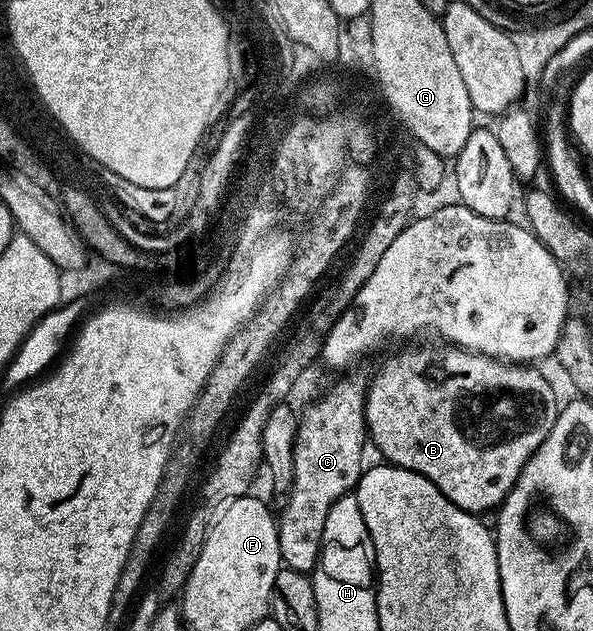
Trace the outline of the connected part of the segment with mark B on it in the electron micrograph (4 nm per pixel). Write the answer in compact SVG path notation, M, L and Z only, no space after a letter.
M438 345L419 346L416 350L407 350L404 354L397 355L392 362L385 363L375 376L373 374L367 388L365 413L369 442L387 457L384 459L390 465L400 466L425 476L448 500L457 504L457 508L468 510L470 514L479 516L484 513L482 510L494 511L502 504L503 497L513 488L521 468L525 468L525 464L531 459L533 452L537 452L537 448L545 440L545 436L549 436L549 432L559 415L561 402L555 399L555 390L551 387L550 380L534 365L500 362L497 358L475 354L472 350L462 350L459 346Z

